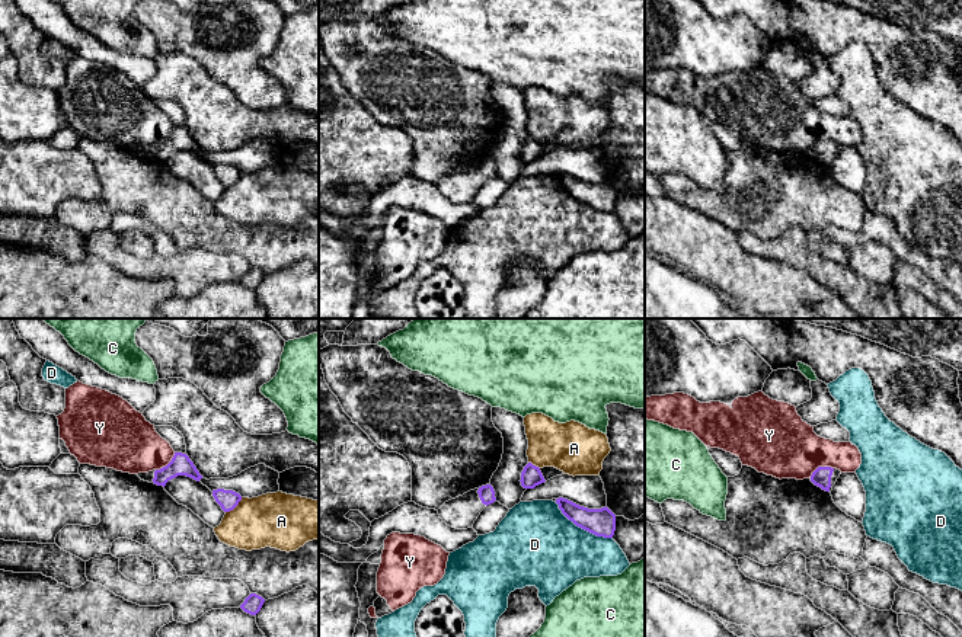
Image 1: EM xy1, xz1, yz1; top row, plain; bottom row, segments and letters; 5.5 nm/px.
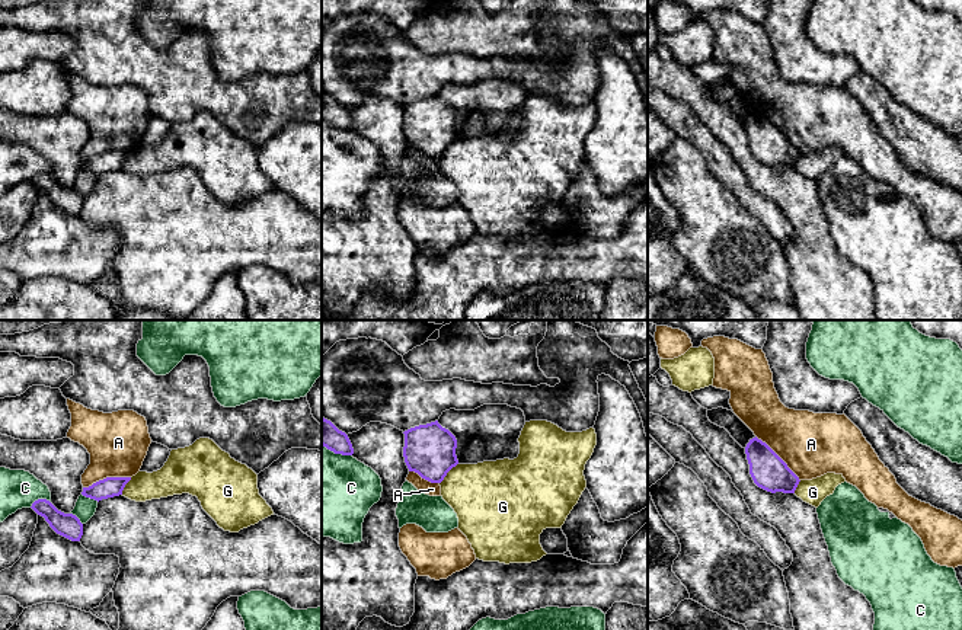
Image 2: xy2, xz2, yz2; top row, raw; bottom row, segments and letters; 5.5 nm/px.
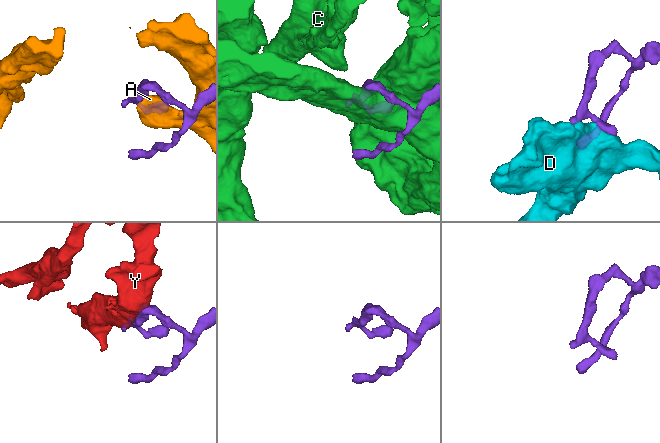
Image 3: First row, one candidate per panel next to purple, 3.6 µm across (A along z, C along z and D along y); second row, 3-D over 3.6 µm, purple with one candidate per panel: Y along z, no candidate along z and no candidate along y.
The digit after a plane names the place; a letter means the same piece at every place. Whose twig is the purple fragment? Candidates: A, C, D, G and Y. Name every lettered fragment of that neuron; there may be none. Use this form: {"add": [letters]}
{"add": []}

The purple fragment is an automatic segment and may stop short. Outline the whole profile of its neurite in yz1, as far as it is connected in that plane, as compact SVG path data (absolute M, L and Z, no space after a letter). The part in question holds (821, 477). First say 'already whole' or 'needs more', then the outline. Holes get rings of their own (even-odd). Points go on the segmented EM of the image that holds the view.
needs more; M818 467L812 476L811 481L821 487L825 492L831 492L832 486L835 484L837 478L840 477L841 471L831 467Z

